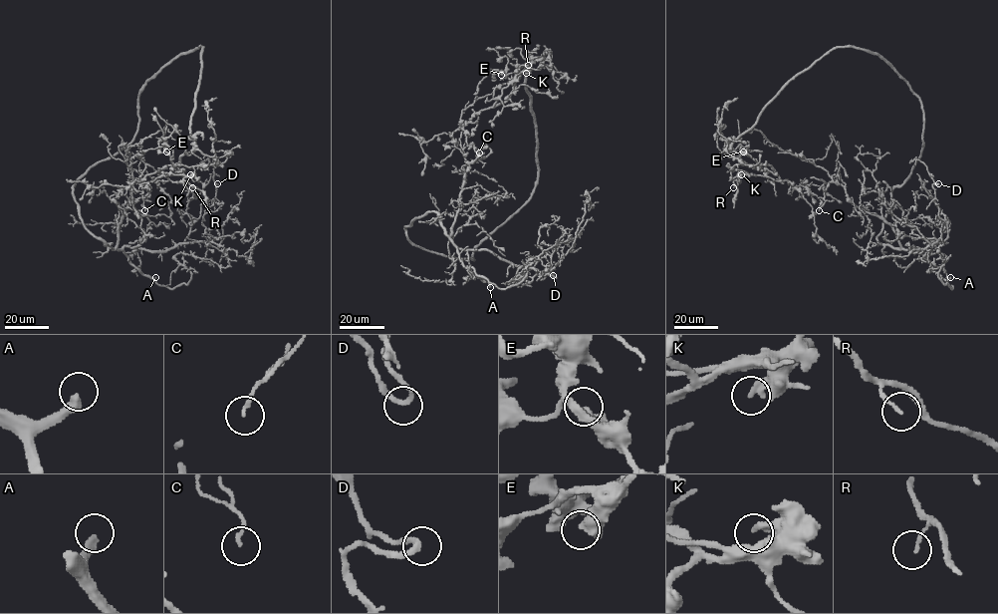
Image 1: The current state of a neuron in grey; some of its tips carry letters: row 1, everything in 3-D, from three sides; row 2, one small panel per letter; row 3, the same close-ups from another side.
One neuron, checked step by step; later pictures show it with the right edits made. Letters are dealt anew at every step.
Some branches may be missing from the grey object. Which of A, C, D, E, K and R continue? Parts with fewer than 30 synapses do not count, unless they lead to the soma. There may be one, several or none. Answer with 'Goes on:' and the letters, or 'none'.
Goes on: A

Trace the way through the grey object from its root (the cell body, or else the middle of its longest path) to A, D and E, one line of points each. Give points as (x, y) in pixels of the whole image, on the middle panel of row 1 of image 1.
A: (472, 258), (446, 257), (415, 246), (407, 237), (405, 225), (434, 211), (462, 263), (483, 276), (490, 287)
D: (472, 258), (415, 246), (405, 225), (434, 211), (459, 248), (491, 250), (523, 284), (553, 275)
E: (472, 258), (529, 198), (537, 179), (530, 64), (514, 90), (506, 71), (501, 75)

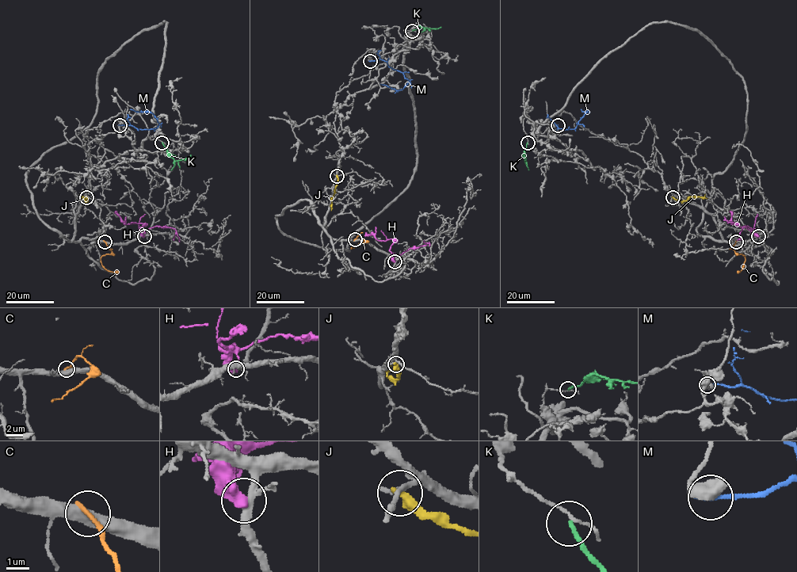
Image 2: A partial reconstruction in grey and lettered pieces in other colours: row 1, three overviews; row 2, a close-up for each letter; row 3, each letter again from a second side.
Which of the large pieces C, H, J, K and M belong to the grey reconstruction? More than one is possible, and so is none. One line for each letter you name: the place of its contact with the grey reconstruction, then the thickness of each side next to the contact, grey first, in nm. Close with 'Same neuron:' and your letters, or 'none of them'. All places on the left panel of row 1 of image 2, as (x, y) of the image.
Same neuron: none of them

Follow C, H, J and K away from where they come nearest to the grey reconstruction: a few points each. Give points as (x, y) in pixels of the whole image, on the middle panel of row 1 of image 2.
C: (355, 239), (358, 236), (362, 238), (351, 248), (368, 241)
H: (394, 261), (389, 250), (393, 239), (378, 241), (372, 234), (365, 232)
J: (337, 176), (337, 184), (330, 208)
K: (412, 30), (421, 26), (440, 27)

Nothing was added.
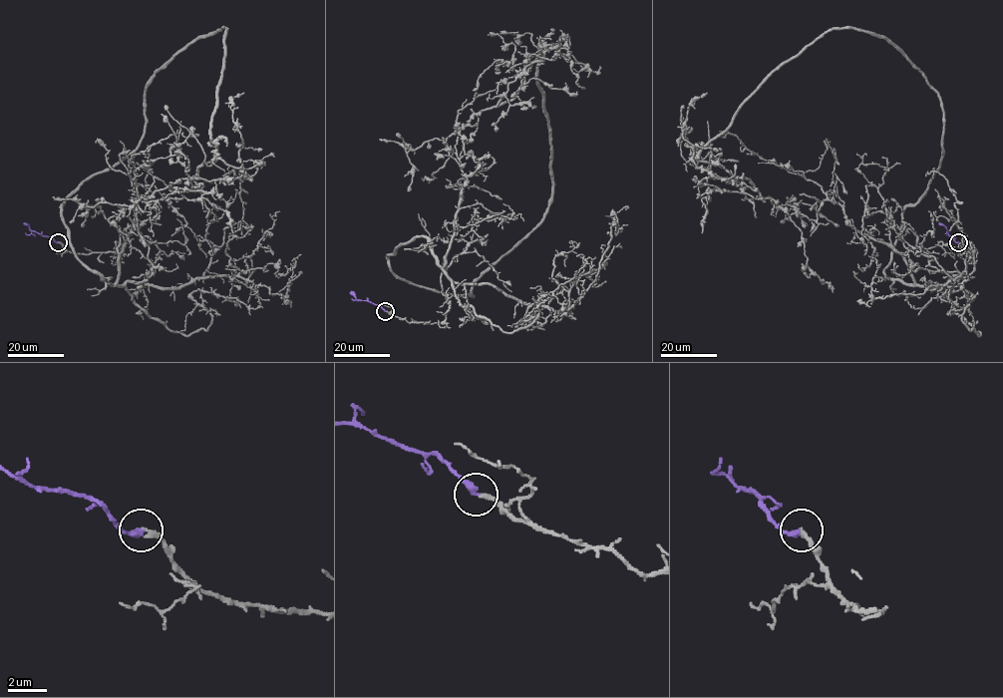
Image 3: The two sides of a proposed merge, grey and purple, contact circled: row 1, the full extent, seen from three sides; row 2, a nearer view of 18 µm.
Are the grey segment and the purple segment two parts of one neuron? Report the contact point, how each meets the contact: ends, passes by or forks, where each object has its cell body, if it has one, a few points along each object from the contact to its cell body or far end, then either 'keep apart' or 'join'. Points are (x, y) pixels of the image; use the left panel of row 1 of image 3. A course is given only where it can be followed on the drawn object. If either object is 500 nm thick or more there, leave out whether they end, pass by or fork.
place (58, 242); grey ends; purple ends; soma grey none; soma purple none; course grey (58, 241), (116, 241), (118, 279), (62, 204), (225, 28), (213, 159), (134, 206), (141, 292); course purple (58, 241), (30, 229), (24, 222); join

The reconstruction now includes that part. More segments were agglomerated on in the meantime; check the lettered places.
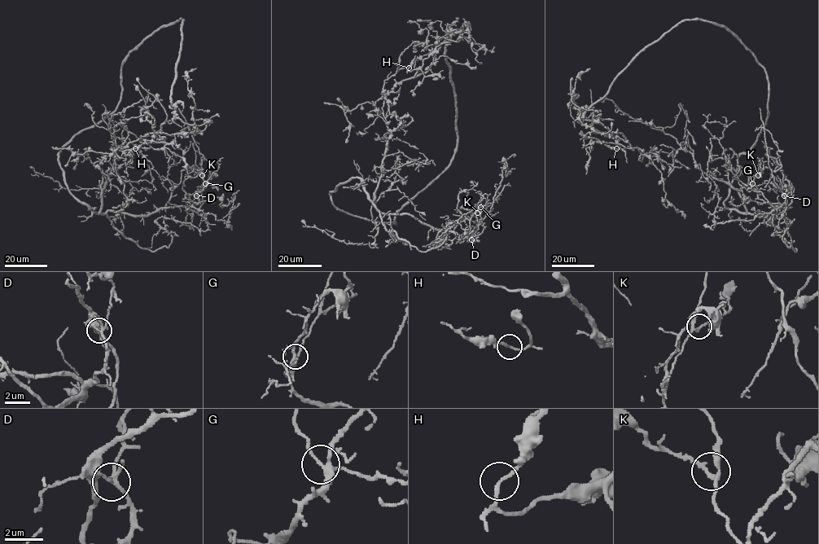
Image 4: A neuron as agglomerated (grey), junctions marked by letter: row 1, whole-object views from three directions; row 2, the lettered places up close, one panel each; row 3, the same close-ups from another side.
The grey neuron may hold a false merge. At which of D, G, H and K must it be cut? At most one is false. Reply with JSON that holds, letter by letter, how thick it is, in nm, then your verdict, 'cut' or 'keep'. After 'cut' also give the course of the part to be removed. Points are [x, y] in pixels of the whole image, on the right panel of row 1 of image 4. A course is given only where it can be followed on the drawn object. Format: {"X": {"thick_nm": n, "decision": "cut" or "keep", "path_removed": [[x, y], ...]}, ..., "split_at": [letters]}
{"D": {"thick_nm": 170, "decision": "cut", "path_removed": [[784, 195], [774, 181], [769, 167], [759, 108]]}, "G": {"thick_nm": 280, "decision": "keep"}, "H": {"thick_nm": 180, "decision": "keep"}, "K": {"thick_nm": 180, "decision": "keep"}, "split_at": ["D"]}

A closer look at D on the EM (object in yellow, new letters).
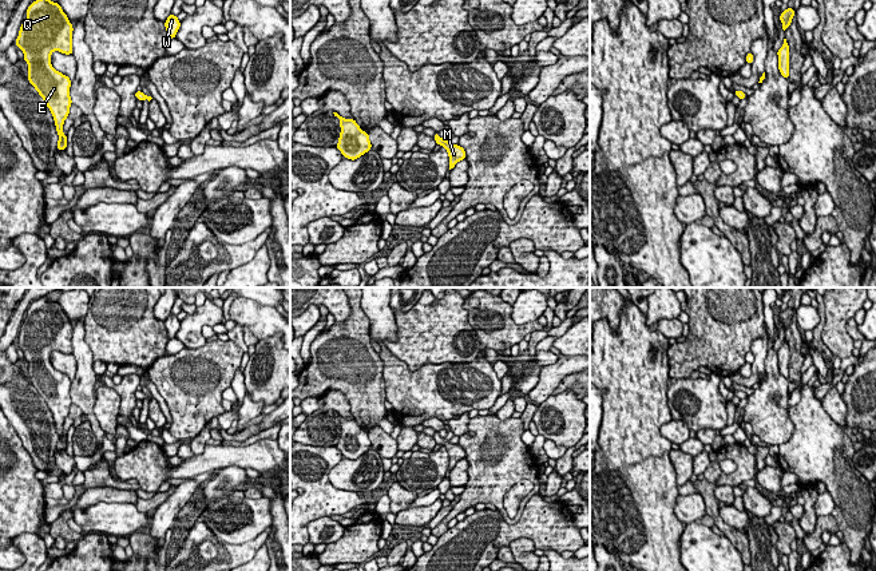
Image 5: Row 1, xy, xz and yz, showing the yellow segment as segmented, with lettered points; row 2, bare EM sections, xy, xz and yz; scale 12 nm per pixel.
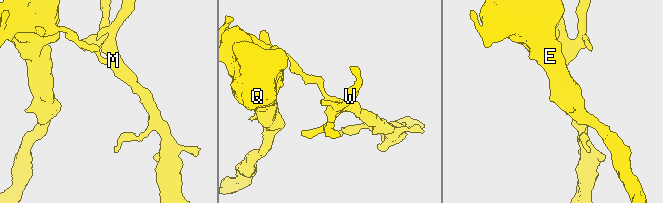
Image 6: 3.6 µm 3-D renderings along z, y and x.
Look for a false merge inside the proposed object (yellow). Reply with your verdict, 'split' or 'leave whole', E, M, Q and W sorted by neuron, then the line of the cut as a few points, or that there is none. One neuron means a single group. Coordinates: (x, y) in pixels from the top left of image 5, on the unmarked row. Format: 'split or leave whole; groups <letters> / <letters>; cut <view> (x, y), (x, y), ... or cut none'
split; groups E Q / M W; cut yz (744, 392), (736, 395)

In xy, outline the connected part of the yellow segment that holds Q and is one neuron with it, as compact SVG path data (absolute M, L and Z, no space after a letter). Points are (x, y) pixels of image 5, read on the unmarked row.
M47 296L31 302L27 318L21 322L16 345L24 353L28 364L28 380L49 408L59 435L58 449L67 448L67 435L63 433L64 420L72 404L70 396L71 380L51 364L51 353L59 350L72 354L72 330L67 314L59 302Z

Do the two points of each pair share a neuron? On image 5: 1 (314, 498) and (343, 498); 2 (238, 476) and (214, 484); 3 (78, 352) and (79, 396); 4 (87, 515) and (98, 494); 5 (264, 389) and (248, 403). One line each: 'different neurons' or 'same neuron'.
1: same neuron
2: same neuron
3: same neuron
4: different neurons
5: different neurons

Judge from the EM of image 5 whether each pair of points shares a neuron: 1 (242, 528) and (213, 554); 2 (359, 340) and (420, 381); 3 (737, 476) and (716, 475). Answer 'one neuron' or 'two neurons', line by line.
1: two neurons
2: two neurons
3: one neuron

